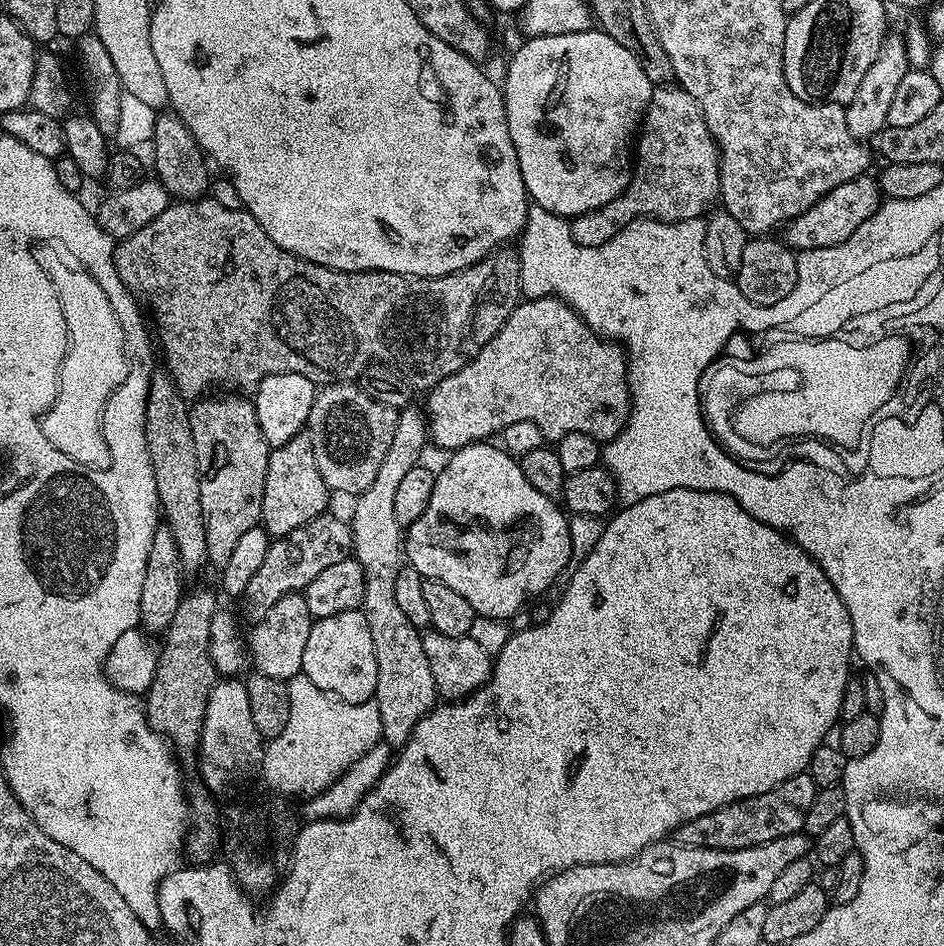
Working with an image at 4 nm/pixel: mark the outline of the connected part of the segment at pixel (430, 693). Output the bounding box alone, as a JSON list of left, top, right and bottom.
[350,407,438,746]

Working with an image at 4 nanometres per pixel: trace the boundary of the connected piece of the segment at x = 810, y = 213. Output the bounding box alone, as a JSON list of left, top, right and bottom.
[782,174,882,253]

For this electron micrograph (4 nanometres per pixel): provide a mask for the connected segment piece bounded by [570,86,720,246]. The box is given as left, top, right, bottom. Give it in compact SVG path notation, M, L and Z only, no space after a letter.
M653 87L634 148L634 164L632 177L622 194L606 202L606 206L598 206L598 210L590 210L571 221L572 241L582 246L602 246L635 220L695 220L703 217L715 205L712 203L717 203L720 194L720 151L716 149L716 140L706 126L702 106L698 106L698 102L690 98L684 88Z

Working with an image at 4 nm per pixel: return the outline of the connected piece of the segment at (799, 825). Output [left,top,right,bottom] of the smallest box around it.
[678,771,817,852]

